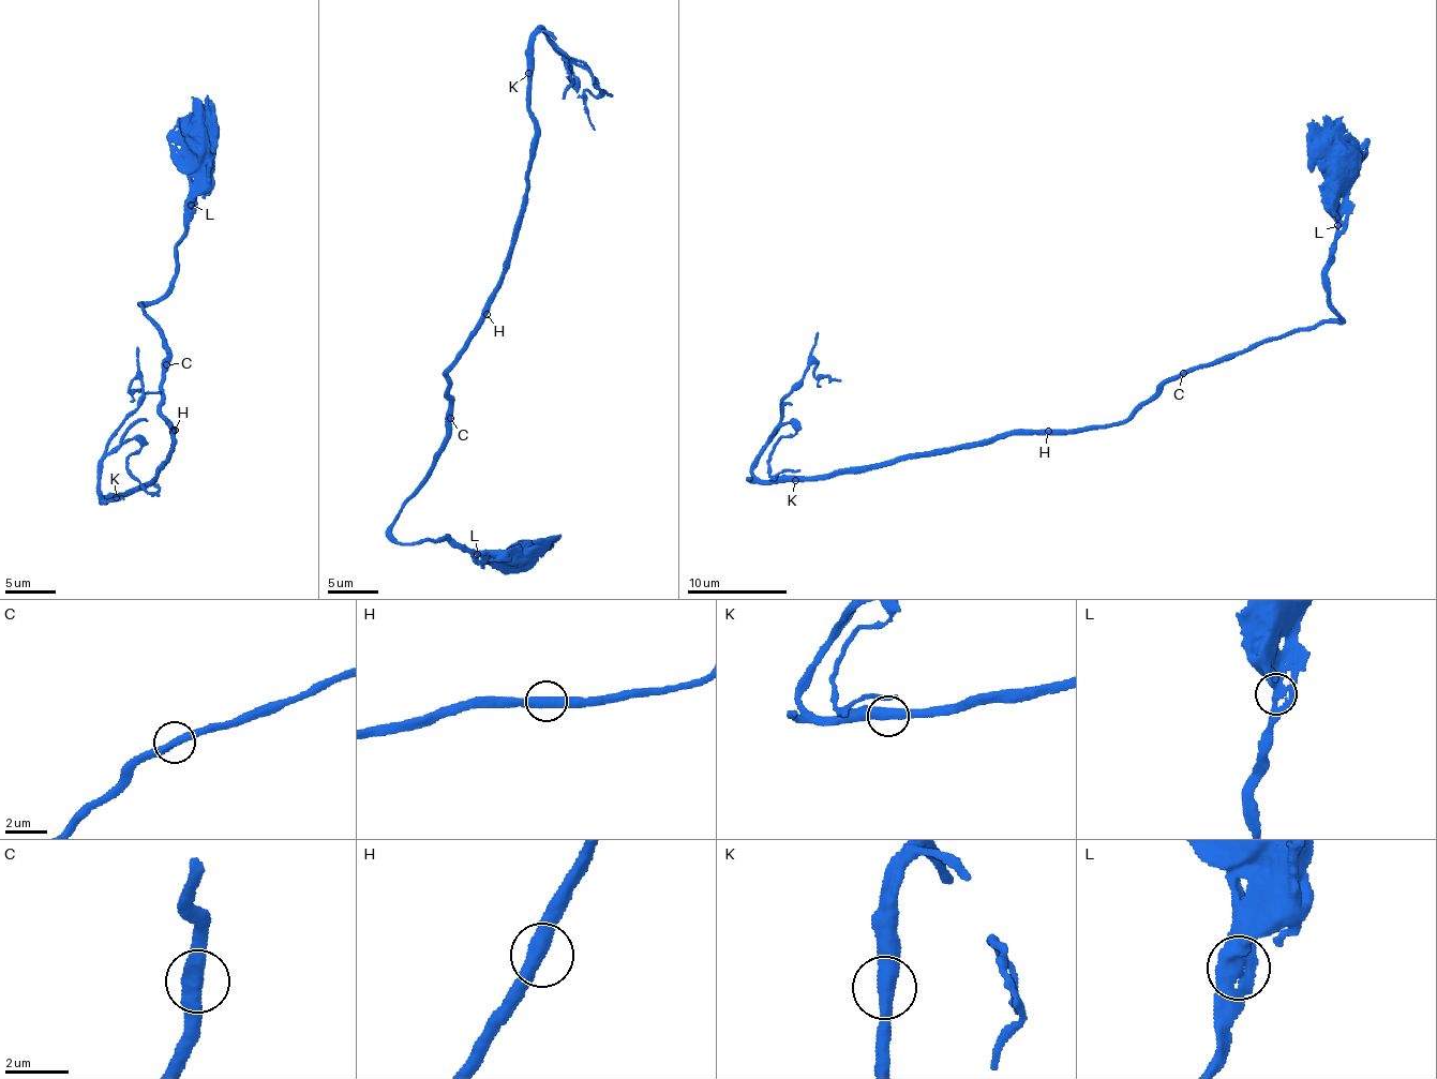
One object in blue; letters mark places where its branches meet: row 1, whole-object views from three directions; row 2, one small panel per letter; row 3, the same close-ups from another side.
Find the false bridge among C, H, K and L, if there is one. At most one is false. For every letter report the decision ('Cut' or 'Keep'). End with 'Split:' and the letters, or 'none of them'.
C: Keep
H: Keep
K: Keep
L: Keep
Split: none of them

